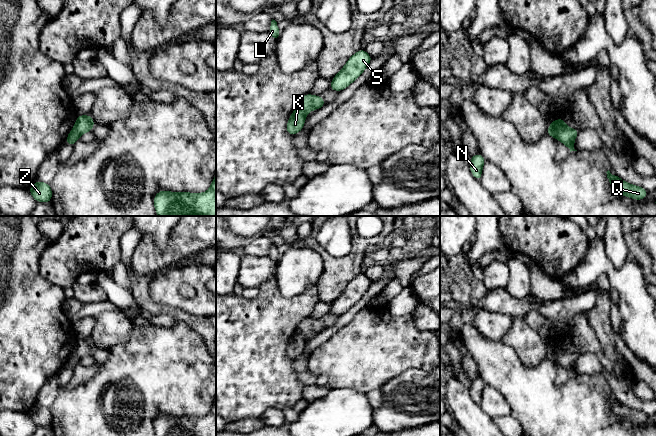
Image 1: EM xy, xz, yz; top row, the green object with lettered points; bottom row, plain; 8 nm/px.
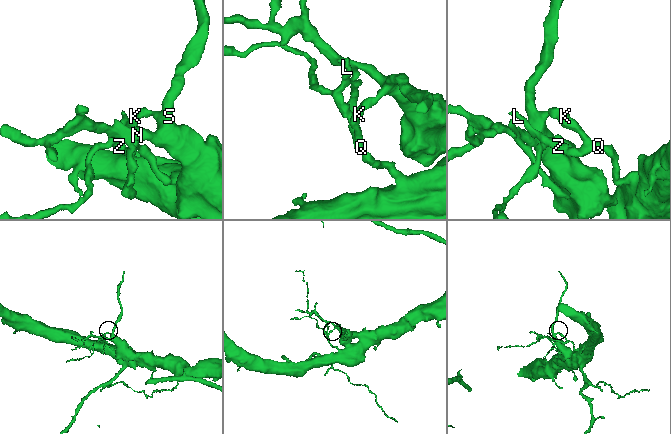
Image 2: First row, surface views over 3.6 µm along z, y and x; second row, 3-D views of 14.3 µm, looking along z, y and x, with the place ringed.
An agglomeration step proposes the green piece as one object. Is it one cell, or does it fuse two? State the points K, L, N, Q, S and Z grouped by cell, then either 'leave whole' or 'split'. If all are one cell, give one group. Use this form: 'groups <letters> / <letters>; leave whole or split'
groups K L Q Z / N S; split

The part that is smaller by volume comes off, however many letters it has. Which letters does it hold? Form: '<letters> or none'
N, S

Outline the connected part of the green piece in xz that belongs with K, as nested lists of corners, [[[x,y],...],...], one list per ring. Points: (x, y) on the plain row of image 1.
[[[296,332],[287,346],[286,356],[290,359],[299,357],[304,351],[305,344],[306,340],[302,338],[300,333]]]

